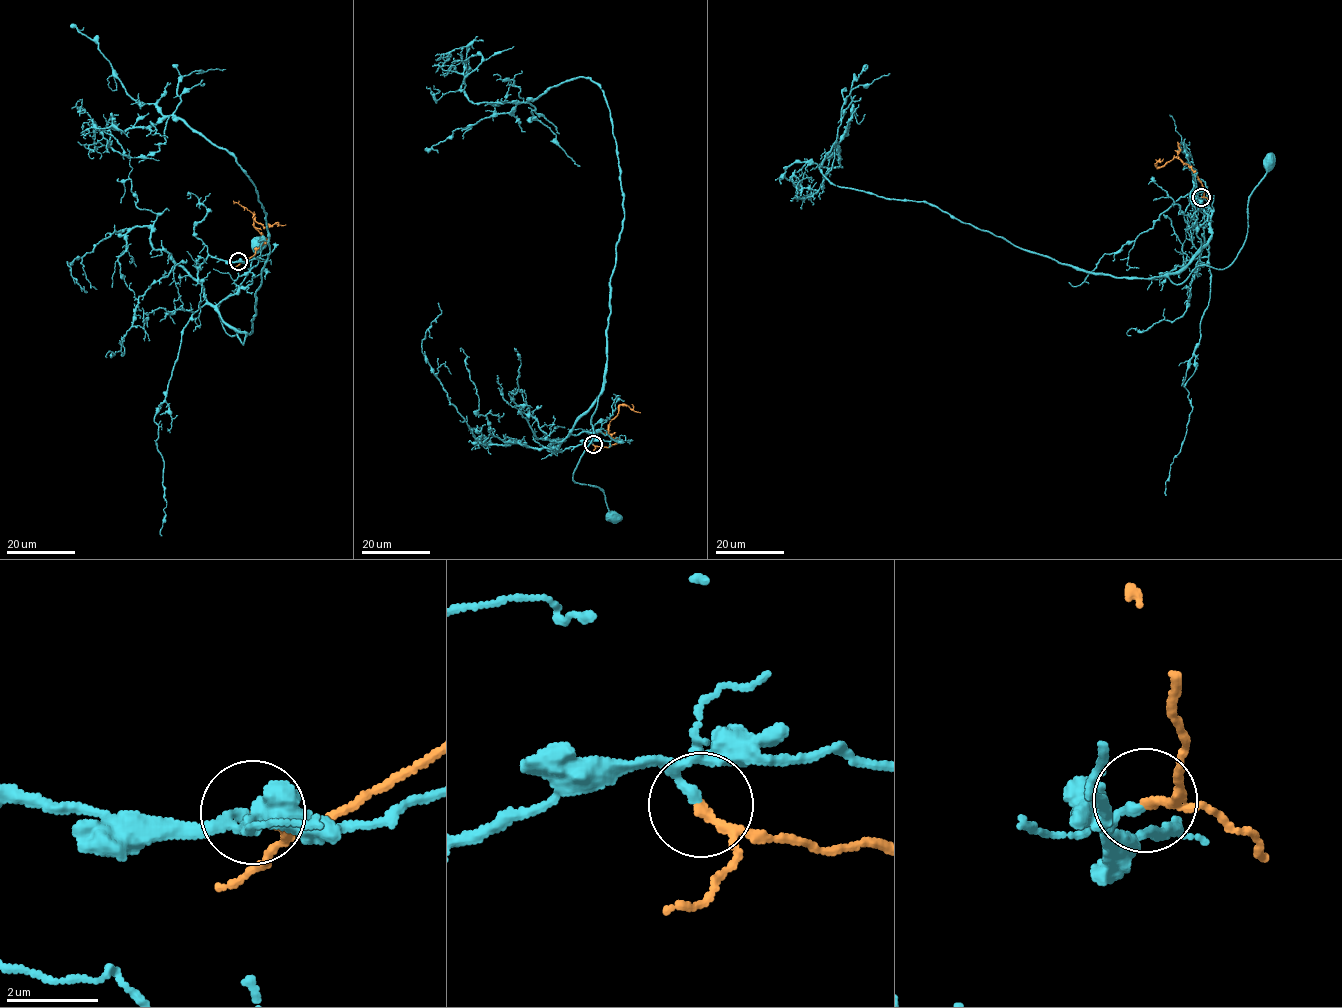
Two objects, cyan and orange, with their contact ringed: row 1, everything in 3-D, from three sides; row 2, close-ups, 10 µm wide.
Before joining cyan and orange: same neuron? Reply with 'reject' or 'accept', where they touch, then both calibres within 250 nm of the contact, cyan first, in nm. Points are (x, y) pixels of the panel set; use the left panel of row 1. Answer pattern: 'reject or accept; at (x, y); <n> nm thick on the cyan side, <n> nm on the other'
accept; at (238, 261); 150 nm thick on the cyan side, 140 nm on the other

